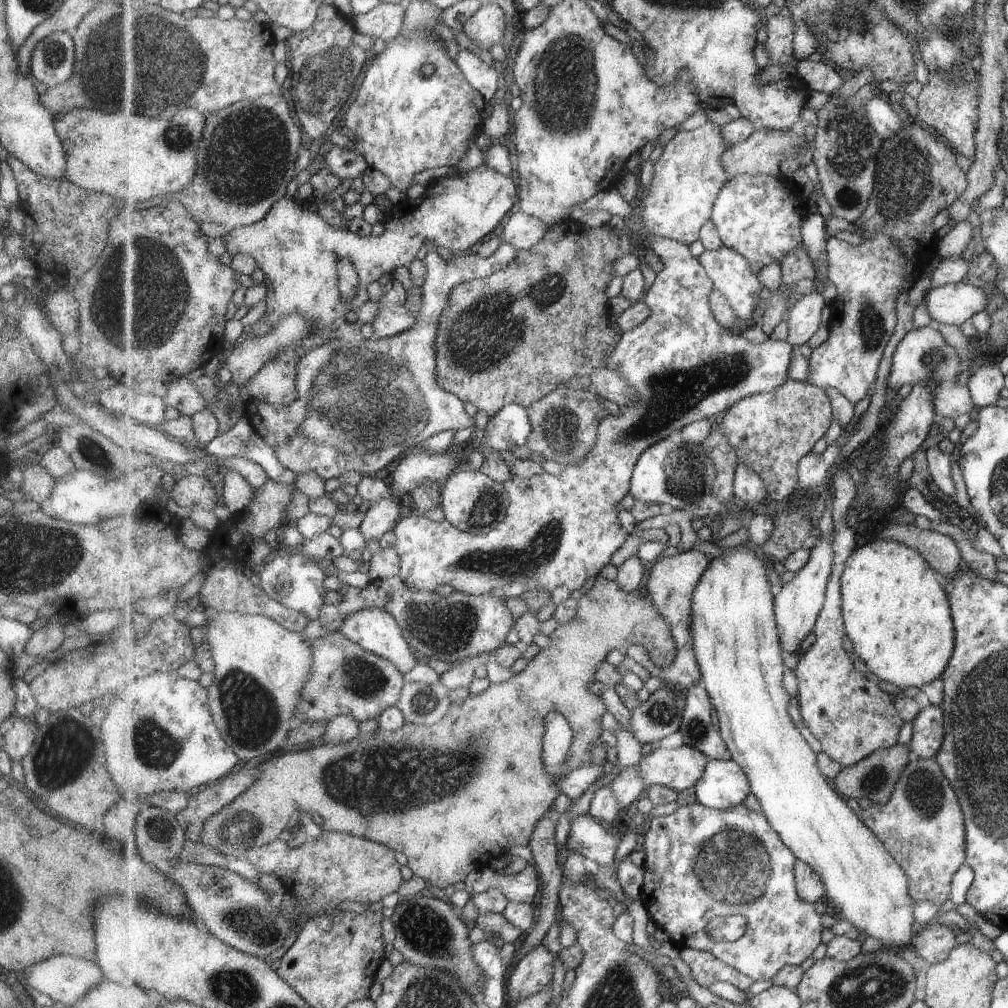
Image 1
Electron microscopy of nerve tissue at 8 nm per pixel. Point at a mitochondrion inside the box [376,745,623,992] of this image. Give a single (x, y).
(429, 934)

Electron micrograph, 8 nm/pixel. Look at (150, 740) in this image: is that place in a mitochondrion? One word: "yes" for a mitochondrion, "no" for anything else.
yes

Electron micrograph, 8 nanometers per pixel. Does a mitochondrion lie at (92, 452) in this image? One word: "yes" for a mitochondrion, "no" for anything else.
yes

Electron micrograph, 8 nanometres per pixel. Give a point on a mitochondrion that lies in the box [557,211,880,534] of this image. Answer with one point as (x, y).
(670, 394)

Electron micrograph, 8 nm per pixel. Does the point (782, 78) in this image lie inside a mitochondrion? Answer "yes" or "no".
no

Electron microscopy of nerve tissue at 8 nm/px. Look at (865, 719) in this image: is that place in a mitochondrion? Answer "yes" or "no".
no

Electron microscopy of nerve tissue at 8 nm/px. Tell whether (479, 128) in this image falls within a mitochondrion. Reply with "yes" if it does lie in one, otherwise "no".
no

